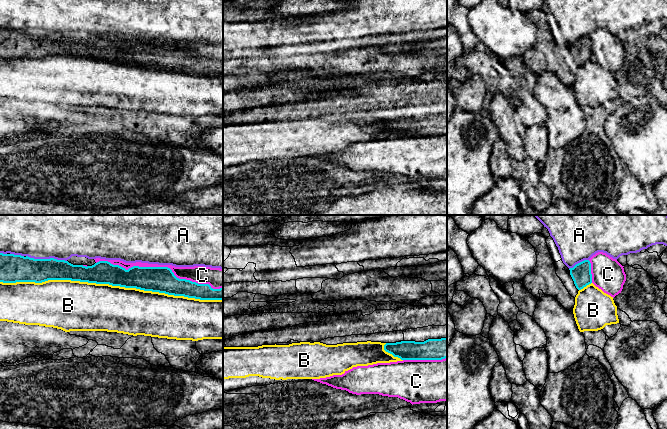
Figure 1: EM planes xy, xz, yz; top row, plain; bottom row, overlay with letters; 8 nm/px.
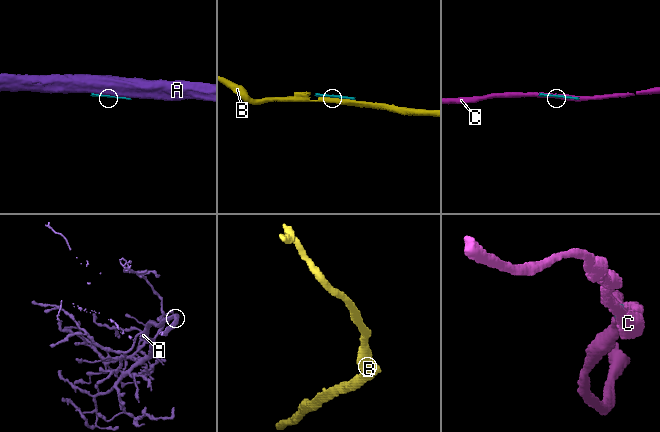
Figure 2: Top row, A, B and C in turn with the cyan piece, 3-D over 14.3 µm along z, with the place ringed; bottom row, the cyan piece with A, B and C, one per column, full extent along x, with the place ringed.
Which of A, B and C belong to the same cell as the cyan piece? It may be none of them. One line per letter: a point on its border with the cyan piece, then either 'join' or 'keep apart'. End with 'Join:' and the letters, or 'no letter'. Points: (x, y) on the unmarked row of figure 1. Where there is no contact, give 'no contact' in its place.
A: contact xy (46, 35); keep apart
B: contact xy (111, 60); keep apart
C: contact xy (160, 43); keep apart
Join: no letter

